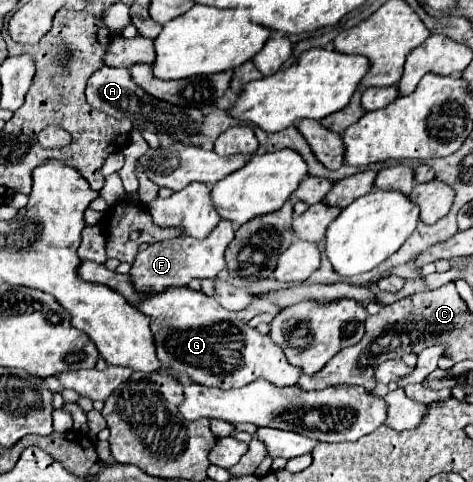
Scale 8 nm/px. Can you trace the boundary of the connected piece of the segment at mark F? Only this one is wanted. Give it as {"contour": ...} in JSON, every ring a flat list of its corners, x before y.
{"contour":[[221,220,215,230,205,240,195,240,191,236,177,236,165,242,151,244,147,250,139,252,129,274,131,284,139,294,161,294,171,286,187,286,193,278,205,280,215,278,225,268,225,248,233,240,233,226,227,220]]}

